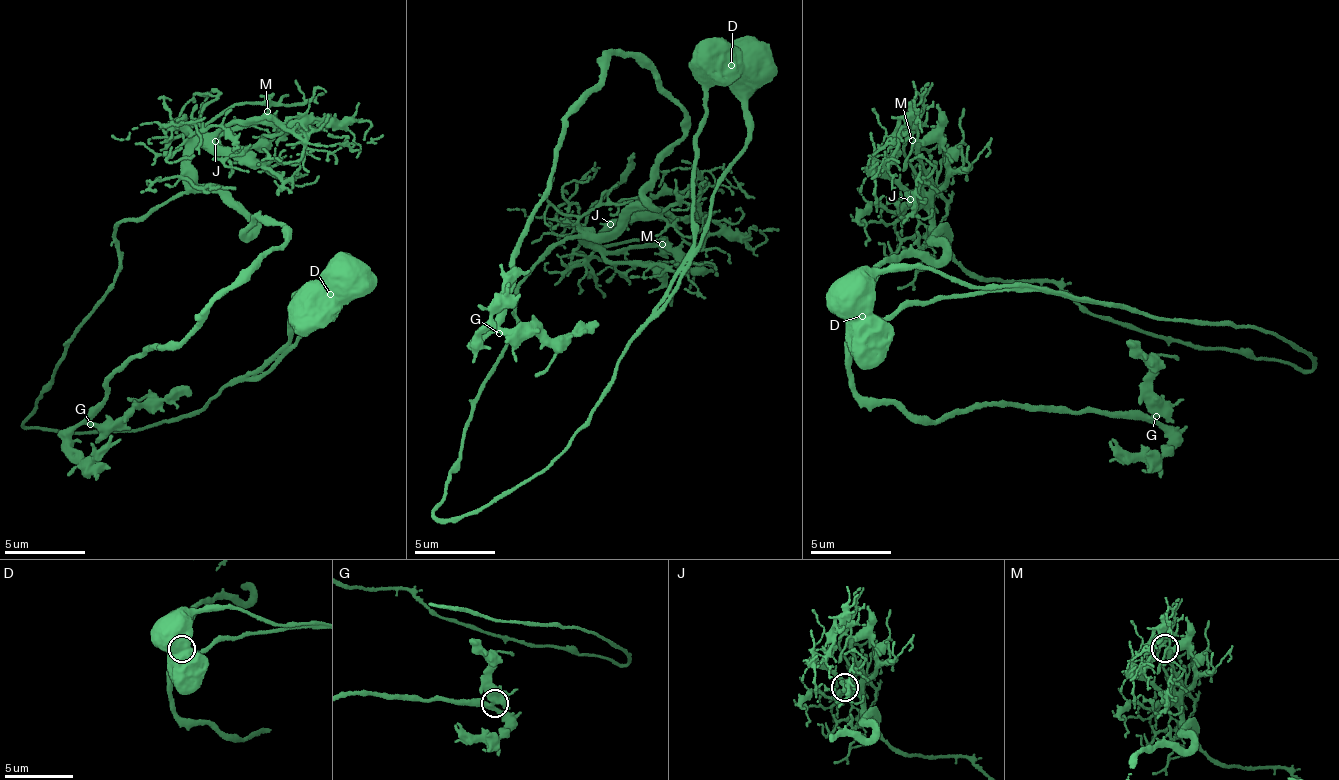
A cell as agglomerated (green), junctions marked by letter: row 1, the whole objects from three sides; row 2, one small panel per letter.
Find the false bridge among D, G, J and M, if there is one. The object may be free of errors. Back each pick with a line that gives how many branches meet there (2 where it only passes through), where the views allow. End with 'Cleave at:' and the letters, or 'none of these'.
D: Branches: 1
Cleave at: D

